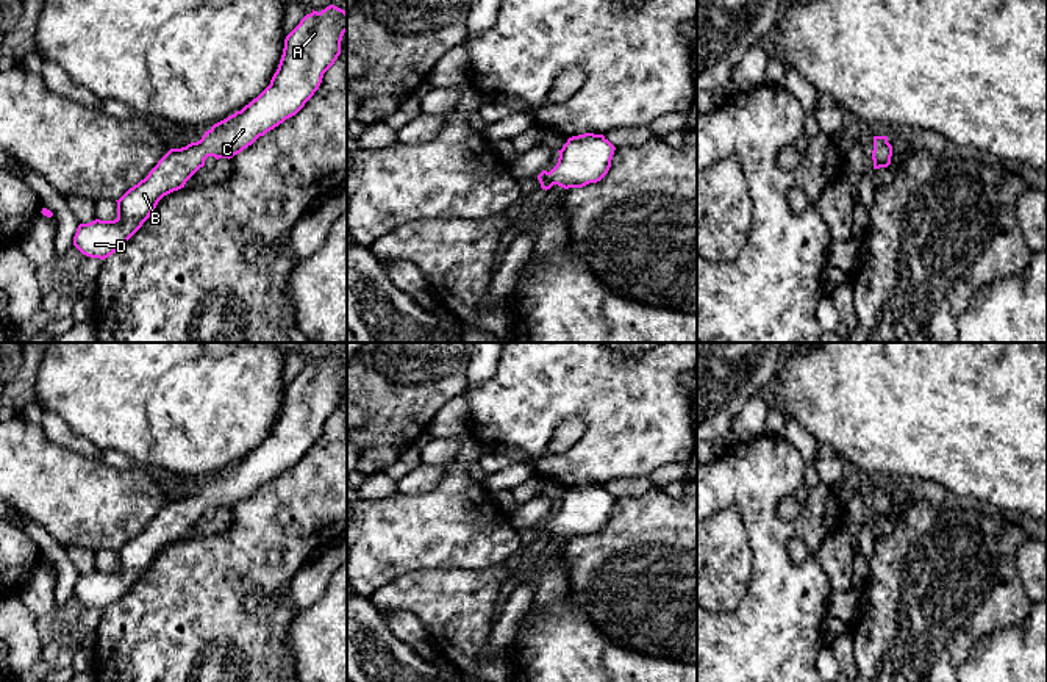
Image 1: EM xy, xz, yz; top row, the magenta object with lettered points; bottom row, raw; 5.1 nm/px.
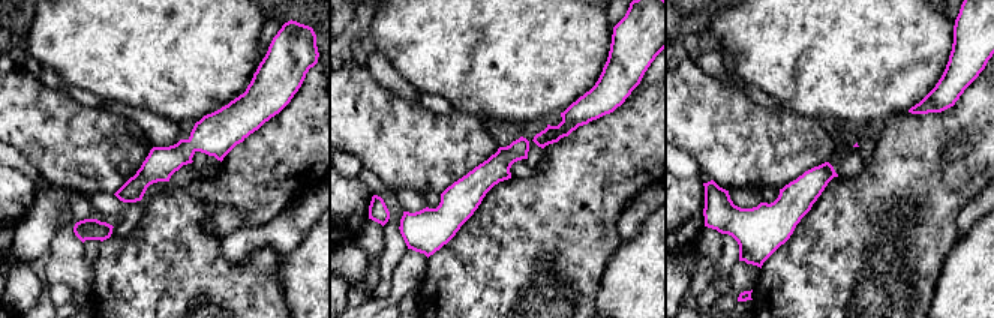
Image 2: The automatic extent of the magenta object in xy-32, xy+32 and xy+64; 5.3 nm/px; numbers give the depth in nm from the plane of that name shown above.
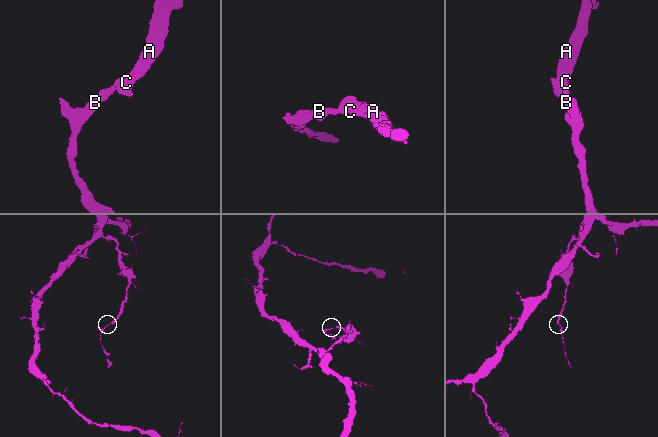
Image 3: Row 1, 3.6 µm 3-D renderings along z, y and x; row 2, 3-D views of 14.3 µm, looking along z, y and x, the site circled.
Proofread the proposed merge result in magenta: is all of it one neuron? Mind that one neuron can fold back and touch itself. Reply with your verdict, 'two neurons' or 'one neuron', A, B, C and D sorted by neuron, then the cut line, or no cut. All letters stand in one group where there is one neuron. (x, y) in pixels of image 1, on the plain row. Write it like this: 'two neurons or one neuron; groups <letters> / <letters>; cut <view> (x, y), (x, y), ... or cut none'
one neuron; groups A B C D; cut none

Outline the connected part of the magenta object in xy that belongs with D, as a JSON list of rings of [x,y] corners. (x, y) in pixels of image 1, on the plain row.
[[[334,355],[306,364],[286,386],[278,419],[256,449],[214,474],[200,491],[170,499],[144,530],[116,551],[117,568],[80,574],[73,596],[86,607],[108,608],[142,577],[164,546],[184,538],[208,507],[230,510],[295,466],[341,405],[345,382],[347,363]]]

